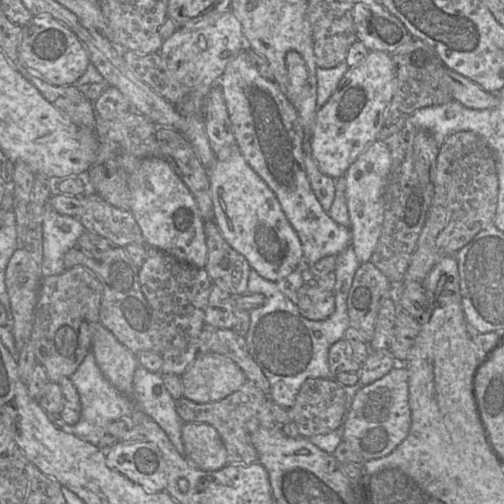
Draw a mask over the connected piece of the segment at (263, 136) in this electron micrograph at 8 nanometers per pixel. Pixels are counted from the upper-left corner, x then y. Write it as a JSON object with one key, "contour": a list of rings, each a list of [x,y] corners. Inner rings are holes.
{"contour":[[[245,49],[227,64],[218,83],[223,91],[236,145],[249,166],[274,192],[287,220],[300,239],[304,262],[310,265],[326,256],[340,254],[351,244],[351,231],[329,216],[310,186],[304,162],[305,134],[293,104],[276,82],[263,77],[251,65]]]}

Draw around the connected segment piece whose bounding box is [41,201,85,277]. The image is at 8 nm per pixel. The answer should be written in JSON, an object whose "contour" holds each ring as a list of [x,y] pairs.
{"contour":[[[48,201],[42,214],[43,277],[62,273],[65,270],[65,254],[77,246],[79,236],[85,228],[72,216],[58,213]]]}

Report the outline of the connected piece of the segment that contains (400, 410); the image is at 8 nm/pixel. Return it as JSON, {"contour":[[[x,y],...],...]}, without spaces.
{"contour":[[[399,363],[385,376],[361,387],[356,393],[344,421],[343,440],[368,461],[393,452],[408,436],[410,427],[409,373],[406,365]]]}

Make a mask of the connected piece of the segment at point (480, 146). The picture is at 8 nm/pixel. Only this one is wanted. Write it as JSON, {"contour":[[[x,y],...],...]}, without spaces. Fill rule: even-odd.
{"contour":[[[469,131],[449,135],[439,147],[433,184],[434,194],[431,206],[403,282],[423,283],[439,260],[447,256],[454,256],[480,231],[494,225],[498,198],[498,175],[494,153],[481,136]]]}

